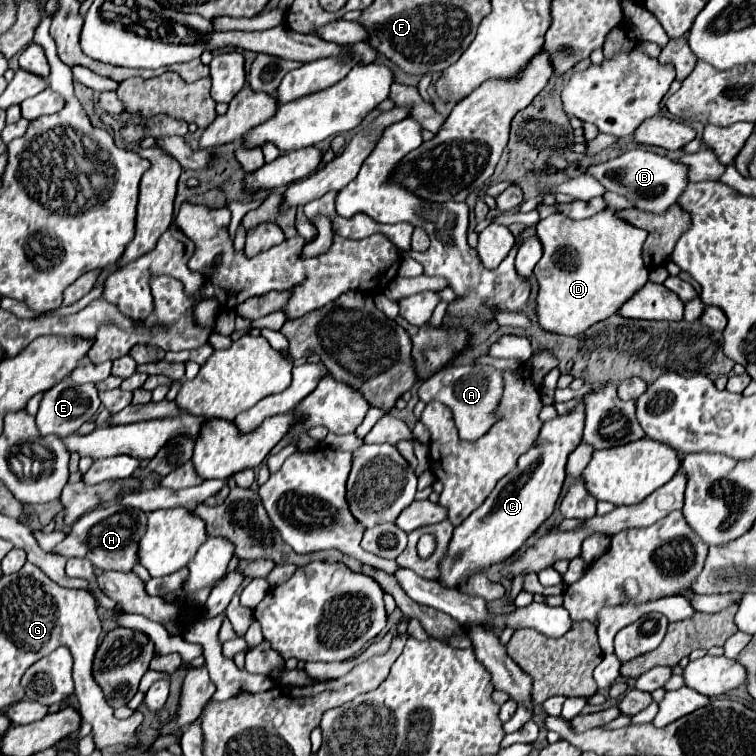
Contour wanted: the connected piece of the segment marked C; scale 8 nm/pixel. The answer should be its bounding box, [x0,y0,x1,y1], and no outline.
[438,401,582,589]

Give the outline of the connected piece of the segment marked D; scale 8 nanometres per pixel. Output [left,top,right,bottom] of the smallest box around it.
[534,207,648,335]

